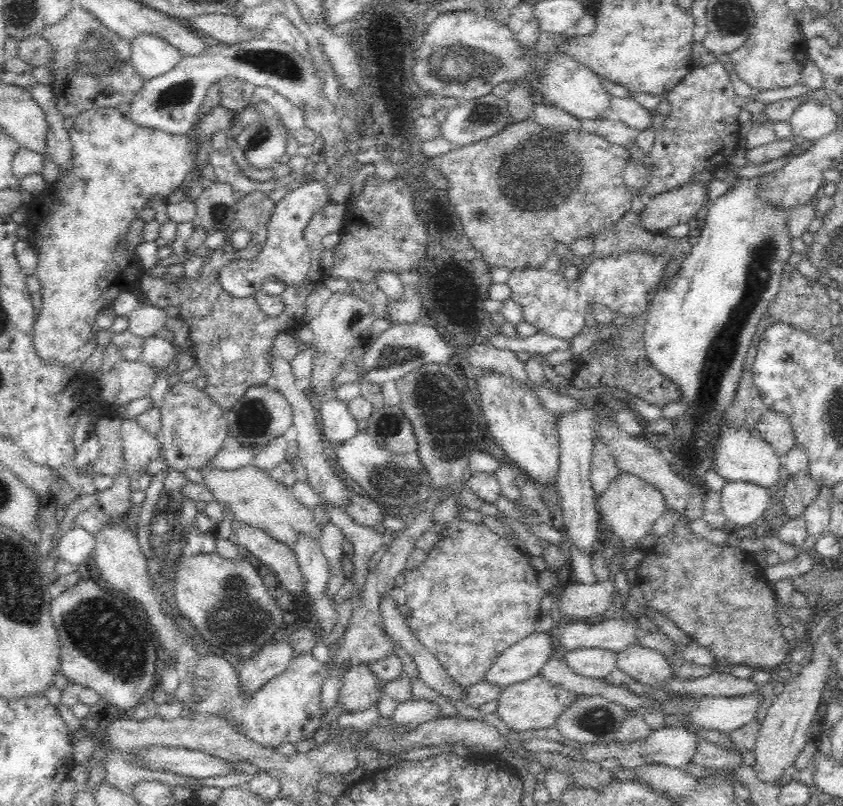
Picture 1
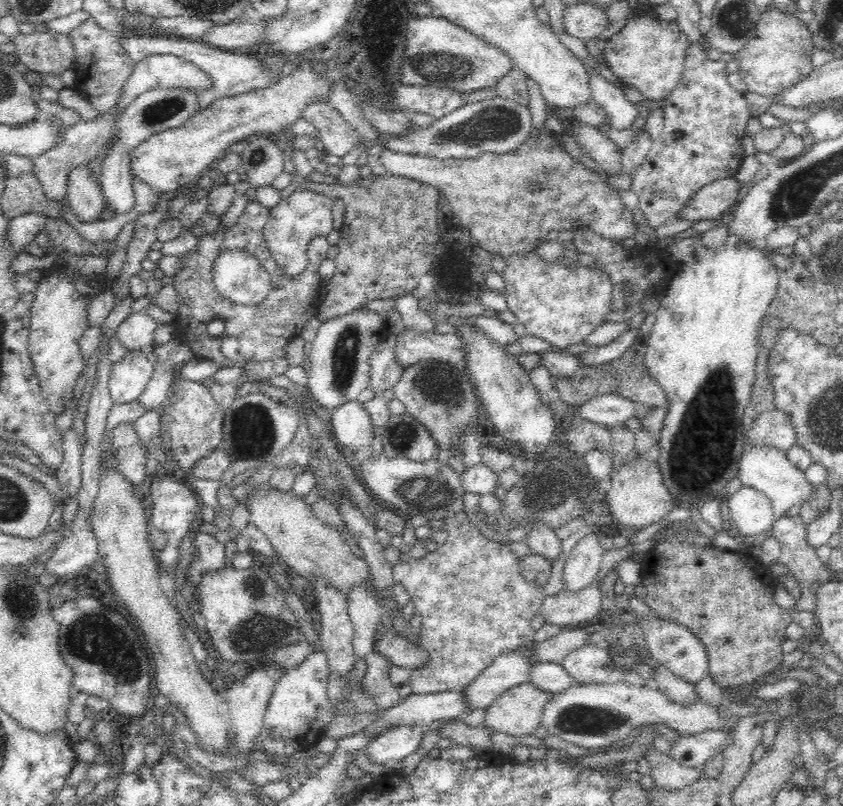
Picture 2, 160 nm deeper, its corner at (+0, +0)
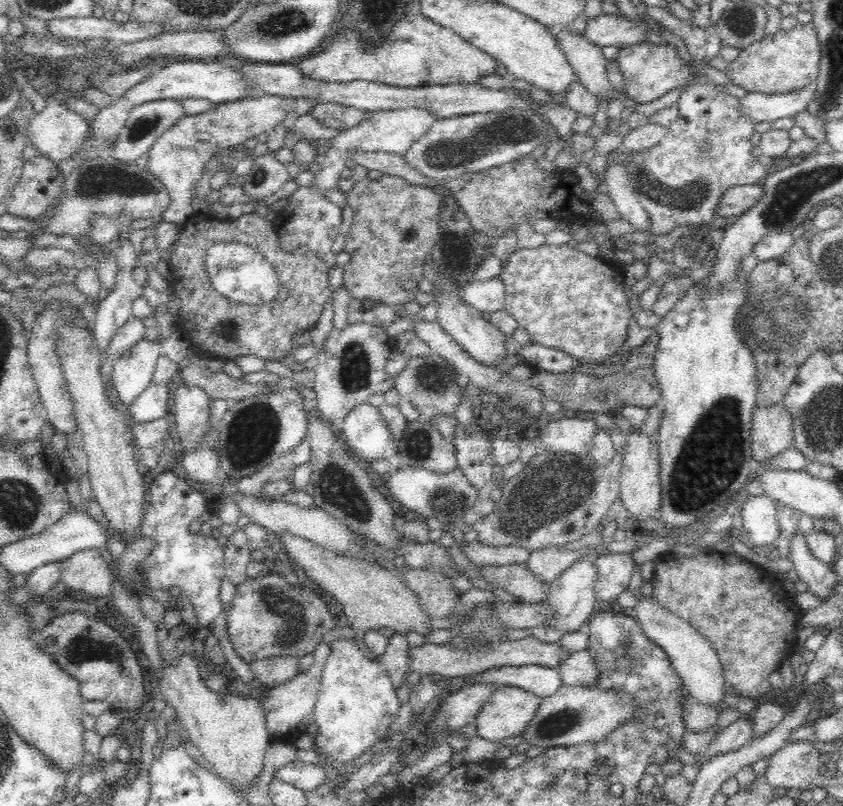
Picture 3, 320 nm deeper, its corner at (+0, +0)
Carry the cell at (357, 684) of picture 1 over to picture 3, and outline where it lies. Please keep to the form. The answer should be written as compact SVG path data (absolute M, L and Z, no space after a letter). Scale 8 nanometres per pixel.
M394 633L389 638L386 652L384 652L383 656L375 659L375 662L378 663L378 665L386 671L386 675L390 677L394 691L400 688L400 684L402 684L406 676L410 673L407 650L409 644L406 639L407 637L404 636L404 634Z

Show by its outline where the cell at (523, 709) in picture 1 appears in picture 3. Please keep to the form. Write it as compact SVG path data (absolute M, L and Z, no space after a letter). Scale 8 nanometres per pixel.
M500 686L493 696L483 705L475 719L477 725L477 736L490 742L500 742L509 739L516 741L519 736L528 729L533 722L538 708L543 700L527 690L514 686Z

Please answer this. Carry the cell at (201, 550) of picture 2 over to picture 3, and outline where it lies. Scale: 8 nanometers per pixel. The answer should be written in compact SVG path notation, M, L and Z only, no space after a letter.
M172 472L156 476L148 494L150 502L144 506L142 528L136 536L152 537L156 541L154 550L141 563L147 588L149 591L164 592L174 587L179 588L180 596L184 596L193 606L196 624L206 628L223 611L220 585L225 577L223 547L216 538L212 535L203 535L200 531L189 531L190 526L196 523L200 519L200 514L206 510L206 499L200 491L191 488L184 479Z

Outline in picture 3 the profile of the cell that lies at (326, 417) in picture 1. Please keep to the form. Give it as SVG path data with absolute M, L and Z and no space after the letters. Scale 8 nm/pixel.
M370 403L356 405L340 423L341 440L359 461L362 462L362 458L386 458L390 452L396 456L395 438L378 409Z

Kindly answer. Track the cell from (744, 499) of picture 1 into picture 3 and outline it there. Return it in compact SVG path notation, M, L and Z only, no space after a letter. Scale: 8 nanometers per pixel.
M750 494L740 504L743 538L751 540L756 546L773 548L780 536L777 521L776 503L762 494Z

